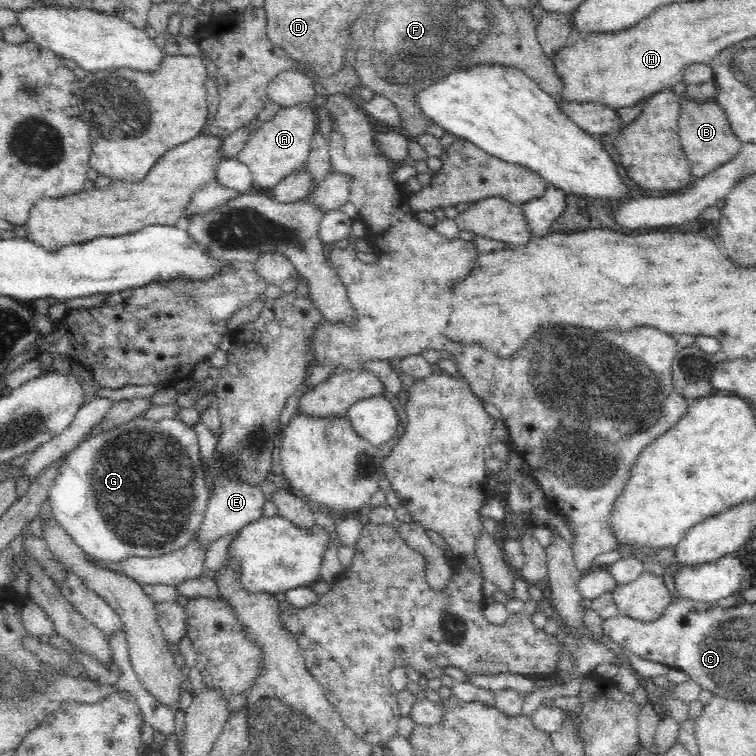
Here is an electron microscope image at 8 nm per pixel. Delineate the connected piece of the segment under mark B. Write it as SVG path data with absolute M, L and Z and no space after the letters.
M683 94L679 105L677 120L679 141L691 164L692 174L706 176L712 170L726 164L738 155L741 150L741 142L732 131L724 109L718 105L715 99L696 101Z

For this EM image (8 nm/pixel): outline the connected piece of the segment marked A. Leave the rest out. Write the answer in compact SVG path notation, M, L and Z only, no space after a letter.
M298 103L294 106L280 107L273 116L261 120L245 140L245 145L237 155L237 160L251 170L255 188L271 190L287 174L307 165L312 144L312 137L317 127L318 117L315 105Z

